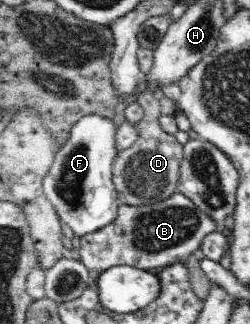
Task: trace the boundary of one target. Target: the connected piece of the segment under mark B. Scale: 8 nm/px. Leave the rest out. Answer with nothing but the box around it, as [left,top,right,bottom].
[80,192,220,272]

